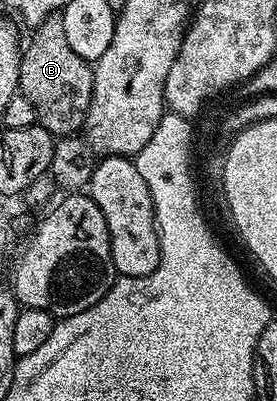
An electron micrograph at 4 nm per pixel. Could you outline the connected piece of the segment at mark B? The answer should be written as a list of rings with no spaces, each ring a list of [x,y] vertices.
[[[52,16],[30,31],[31,43],[26,43],[23,59],[19,69],[19,93],[24,94],[37,108],[38,125],[44,126],[49,133],[56,136],[75,136],[83,129],[83,121],[87,119],[89,104],[93,96],[92,63],[86,62],[77,52],[73,52],[69,40],[65,36],[65,24],[62,17]]]

